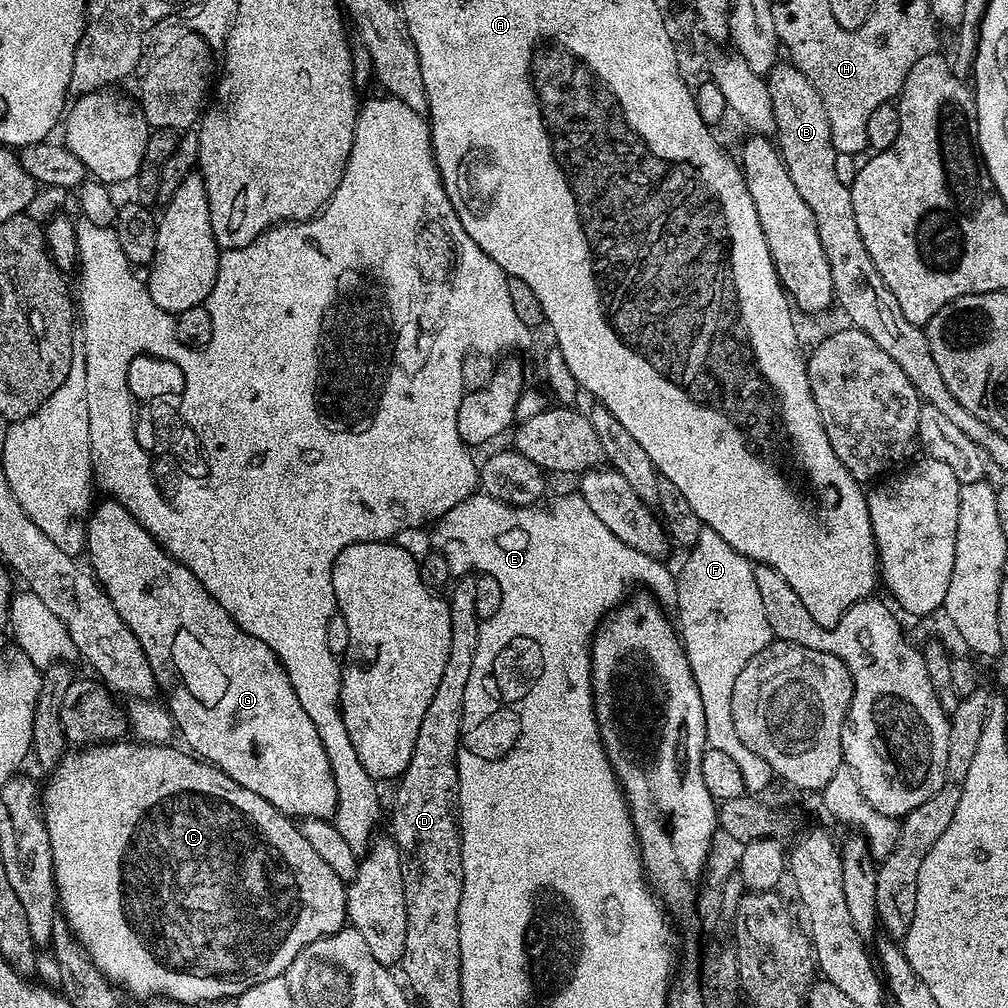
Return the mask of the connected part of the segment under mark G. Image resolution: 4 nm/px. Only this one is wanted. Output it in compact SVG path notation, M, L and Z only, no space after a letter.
M111 498L105 499L105 501L105 504L97 503L91 509L86 521L86 557L88 556L89 562L92 563L90 572L110 598L114 610L118 610L122 622L126 622L126 626L130 626L134 638L138 638L138 642L142 642L142 650L150 662L150 670L154 670L159 691L168 695L166 707L172 713L173 725L178 729L179 735L180 732L184 735L185 742L189 744L185 745L199 759L213 764L215 768L221 768L227 776L234 778L234 782L238 782L246 790L254 790L254 794L258 794L258 798L270 802L285 816L300 820L332 820L336 815L338 790L334 782L330 758L326 758L326 750L318 738L318 730L314 730L314 722L310 722L310 714L306 714L306 710L302 710L302 702L298 702L298 694L294 694L294 686L290 686L288 671L284 669L283 662L276 657L274 650L270 650L270 646L266 646L266 642L242 631L234 622L234 618L230 618L228 611L209 594L206 586L202 586L202 582L198 582L196 575L186 565L179 564L171 554L165 552L159 542L123 506Z

